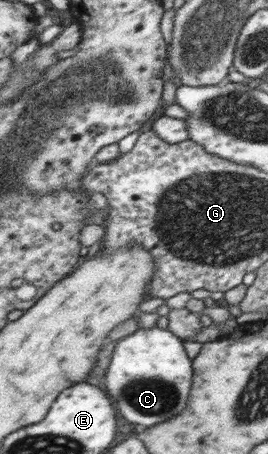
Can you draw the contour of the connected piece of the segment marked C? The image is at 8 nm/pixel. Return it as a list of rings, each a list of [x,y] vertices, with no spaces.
[[[154,326],[139,328],[118,341],[106,369],[108,373],[104,377],[104,385],[108,397],[116,401],[116,409],[128,423],[150,428],[176,418],[186,408],[188,391],[192,386],[192,369],[180,340],[171,330]]]

